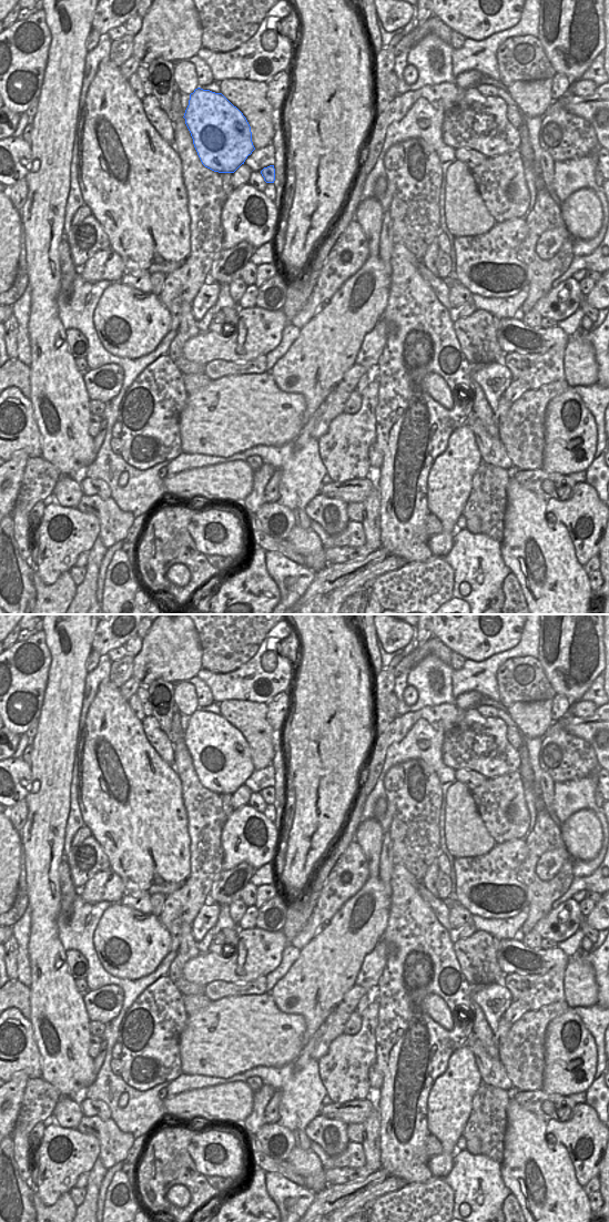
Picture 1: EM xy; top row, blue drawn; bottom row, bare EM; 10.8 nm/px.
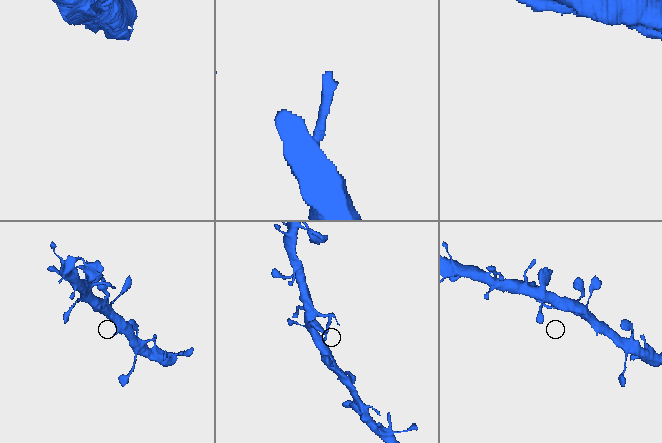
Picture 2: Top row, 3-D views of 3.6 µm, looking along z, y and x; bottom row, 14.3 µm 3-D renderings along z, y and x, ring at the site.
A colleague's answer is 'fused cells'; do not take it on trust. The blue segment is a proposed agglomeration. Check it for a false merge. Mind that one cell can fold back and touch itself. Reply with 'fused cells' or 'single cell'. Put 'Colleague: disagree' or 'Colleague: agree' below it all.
fused cells
Colleague: agree

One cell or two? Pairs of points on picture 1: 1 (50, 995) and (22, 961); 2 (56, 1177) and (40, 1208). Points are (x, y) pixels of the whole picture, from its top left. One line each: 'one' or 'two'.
1: two
2: two

